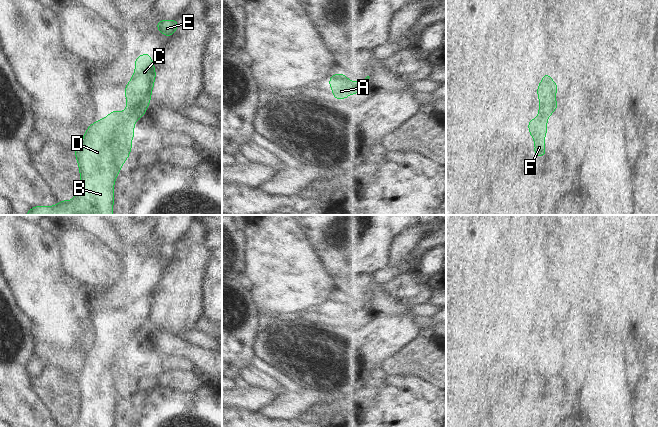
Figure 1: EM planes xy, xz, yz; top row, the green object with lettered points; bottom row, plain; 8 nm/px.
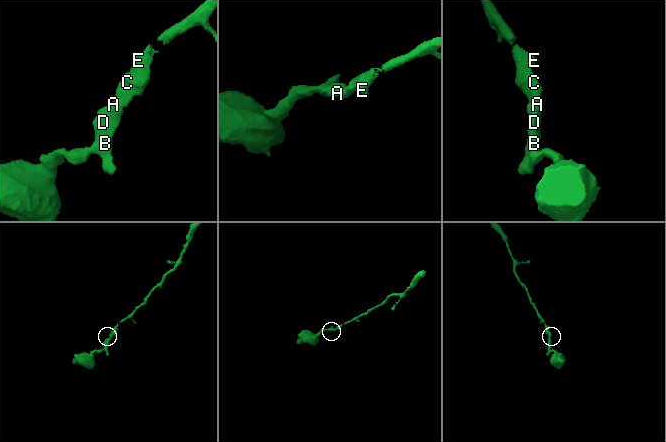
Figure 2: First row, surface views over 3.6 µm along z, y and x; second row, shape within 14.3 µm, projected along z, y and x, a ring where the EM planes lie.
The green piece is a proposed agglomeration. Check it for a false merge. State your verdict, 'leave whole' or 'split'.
leave whole

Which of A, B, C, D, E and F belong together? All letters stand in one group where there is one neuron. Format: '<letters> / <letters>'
A B C D E F

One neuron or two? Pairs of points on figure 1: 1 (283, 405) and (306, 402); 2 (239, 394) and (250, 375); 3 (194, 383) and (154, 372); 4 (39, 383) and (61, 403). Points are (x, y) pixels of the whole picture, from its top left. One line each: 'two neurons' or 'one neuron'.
1: one neuron
2: two neurons
3: one neuron
4: one neuron

